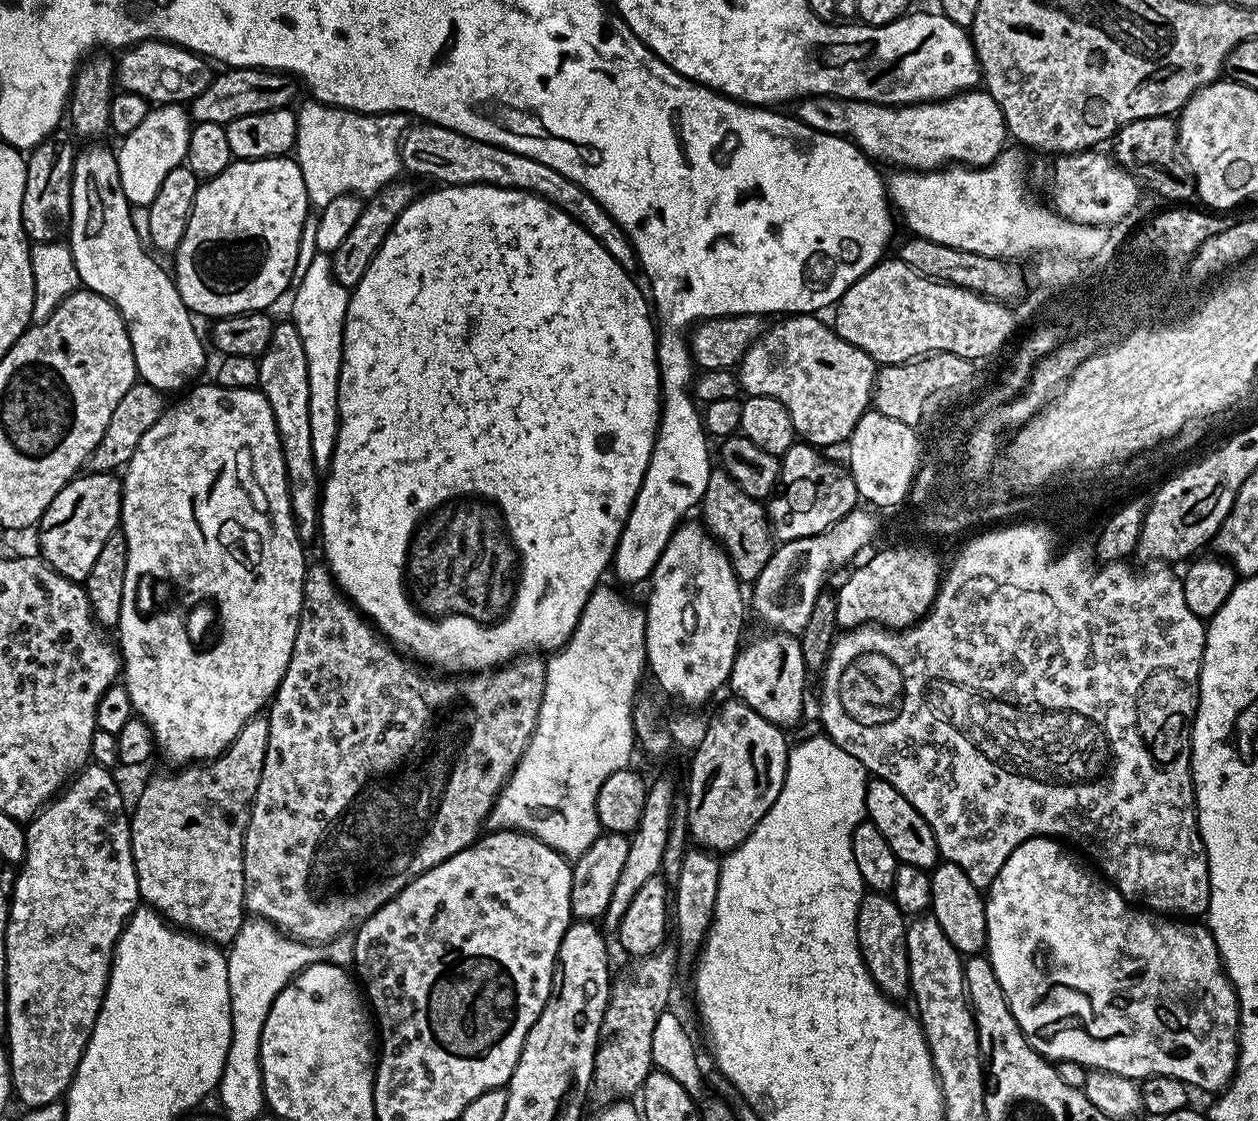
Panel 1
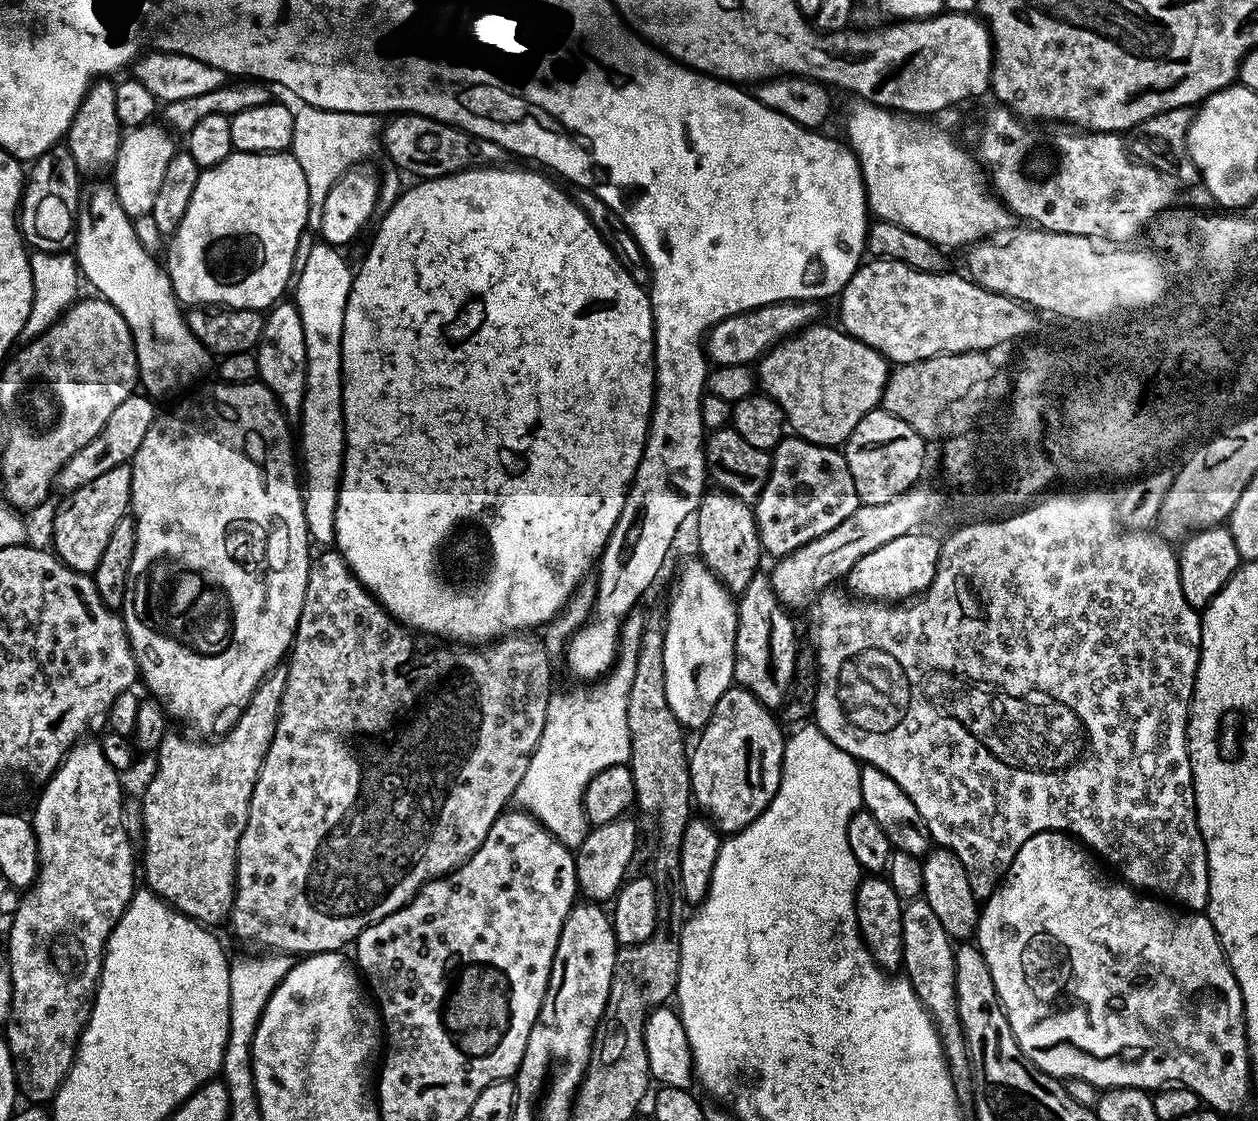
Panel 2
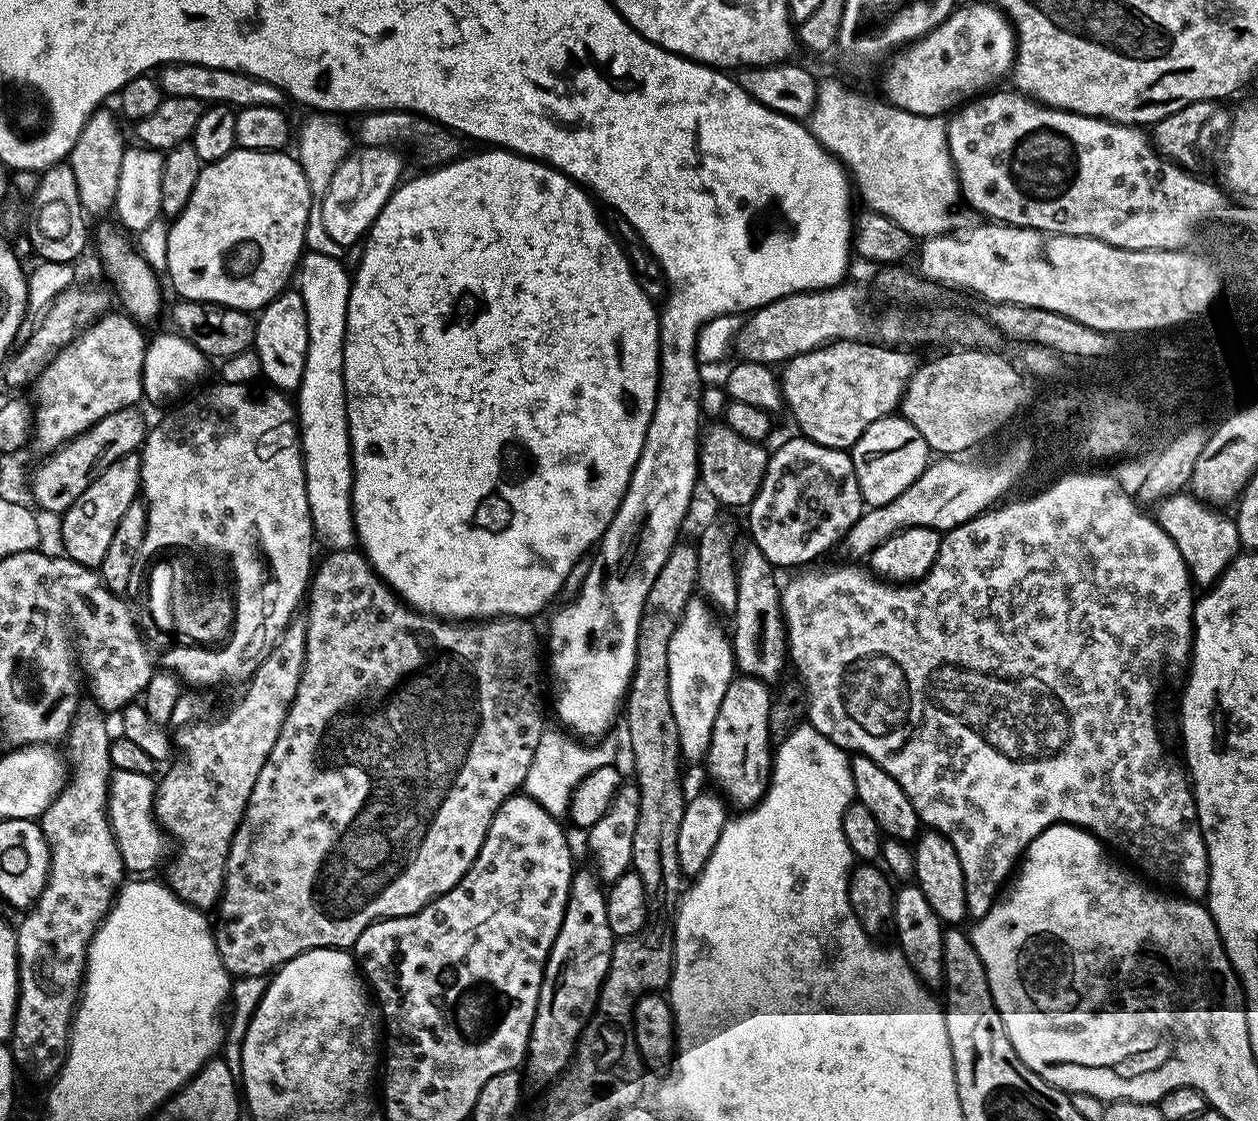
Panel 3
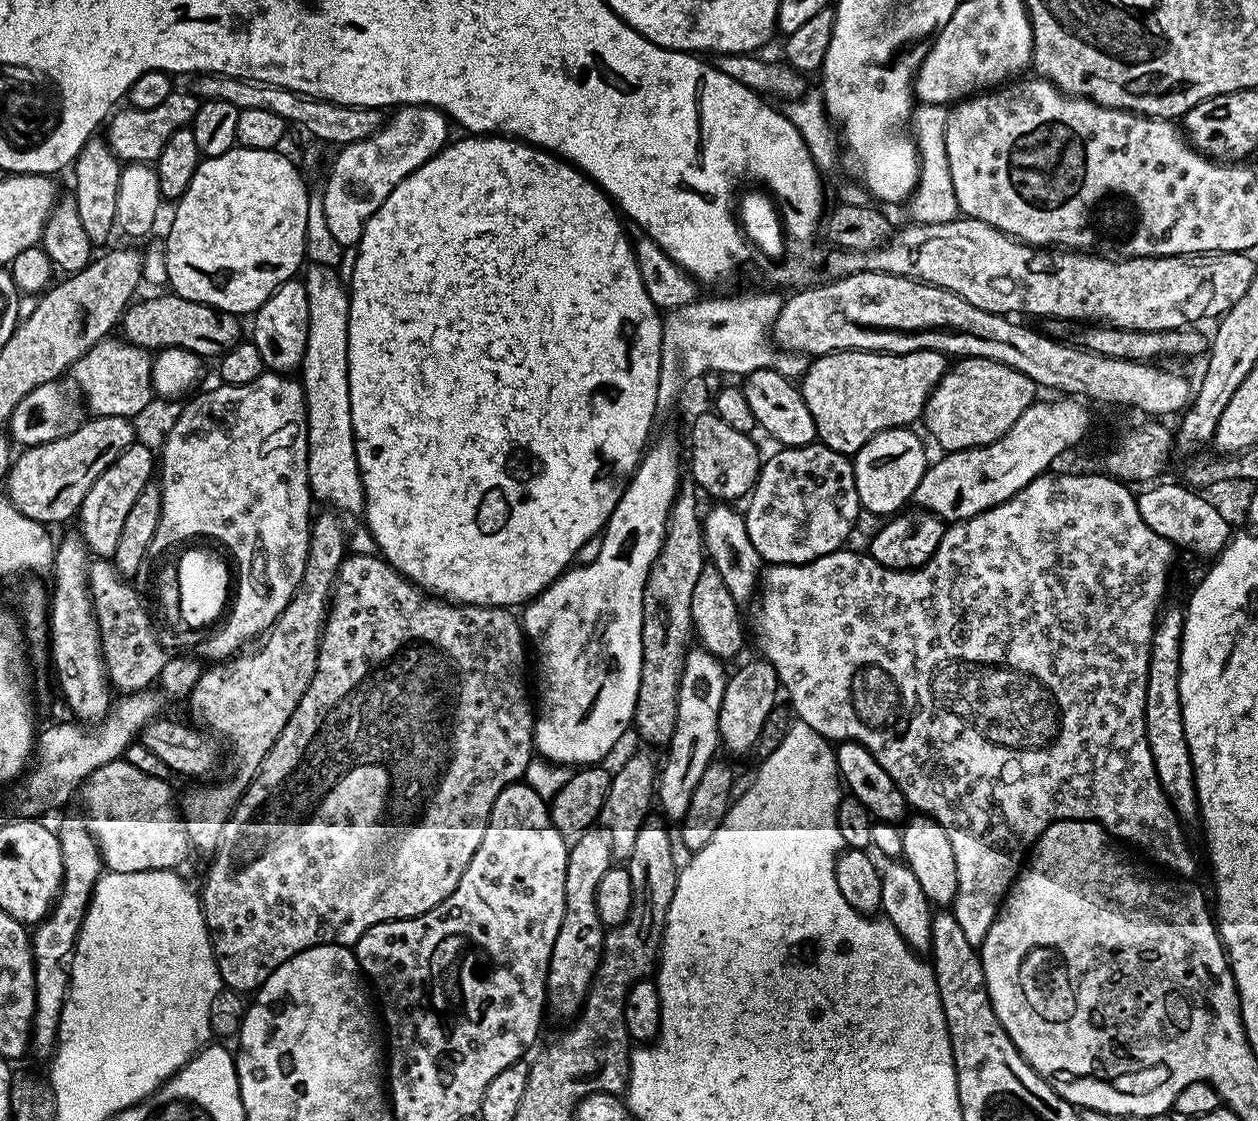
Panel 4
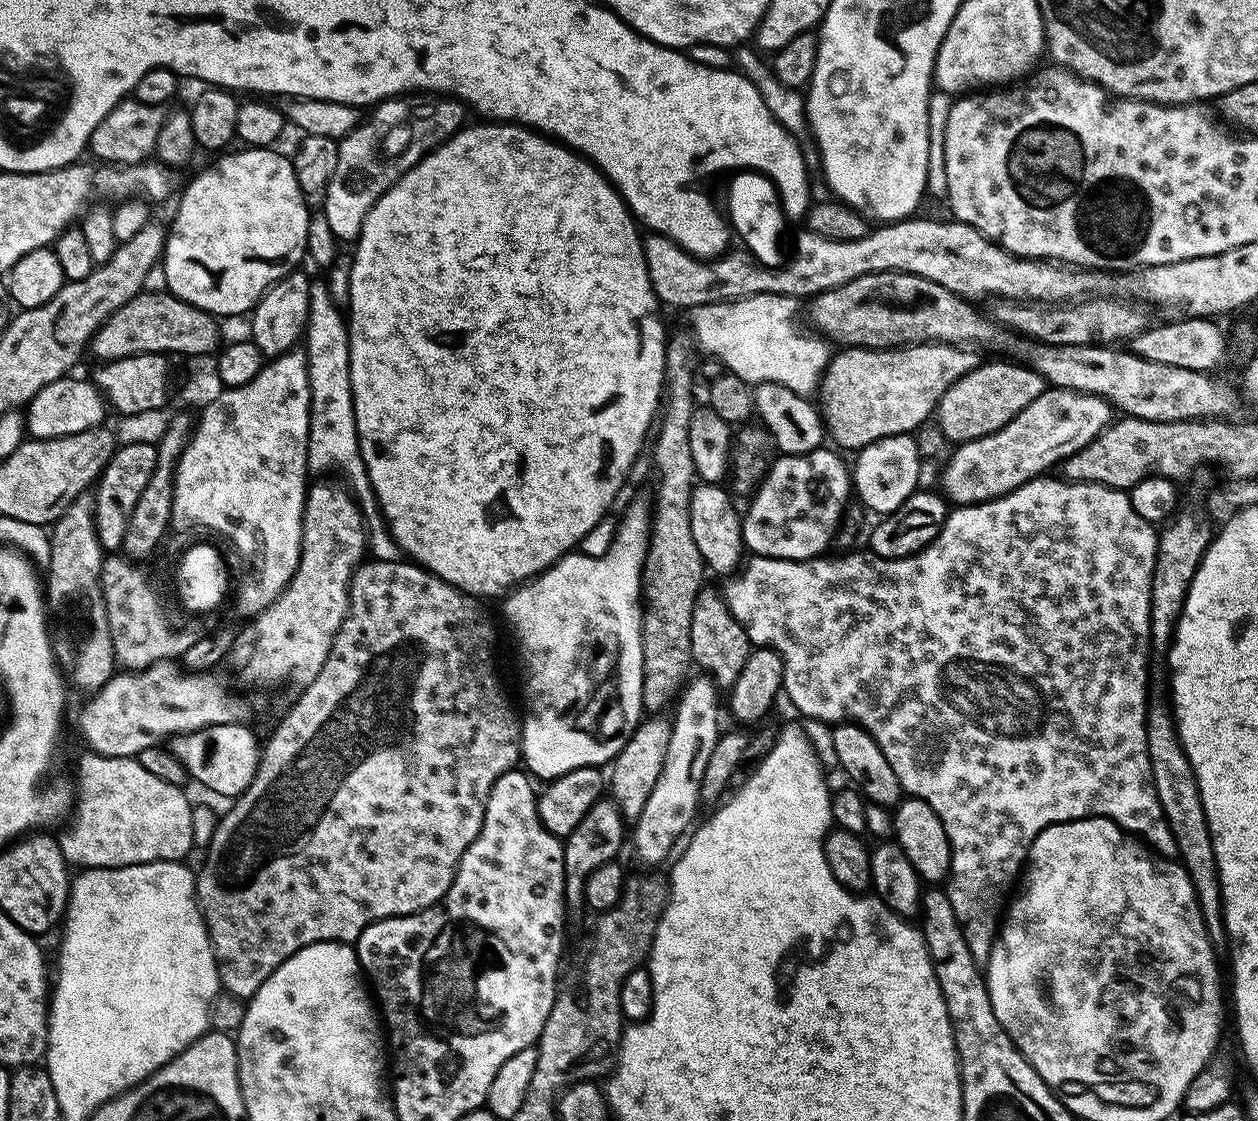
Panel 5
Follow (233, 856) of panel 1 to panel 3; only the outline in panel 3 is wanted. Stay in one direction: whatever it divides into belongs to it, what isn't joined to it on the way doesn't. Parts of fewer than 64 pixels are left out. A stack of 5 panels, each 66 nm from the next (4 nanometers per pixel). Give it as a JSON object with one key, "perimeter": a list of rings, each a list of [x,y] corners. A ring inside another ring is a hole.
{"perimeter":[[[293,618],[284,627],[284,632],[276,639],[268,655],[248,677],[243,685],[244,693],[237,698],[236,705],[221,720],[204,720],[208,716],[208,704],[196,690],[185,691],[178,698],[178,706],[174,706],[172,724],[177,728],[176,733],[171,733],[170,739],[175,751],[181,752],[181,756],[177,755],[167,765],[168,773],[161,780],[159,778],[155,785],[155,819],[170,837],[171,843],[176,843],[176,857],[167,861],[168,888],[191,908],[212,910],[220,902],[220,895],[224,892],[224,871],[230,842],[242,822],[250,794],[254,790],[254,782],[258,782],[258,774],[262,774],[262,766],[266,766],[266,758],[270,750],[274,750],[274,742],[278,742],[282,722],[286,722],[286,714],[298,690],[305,658],[304,622],[303,619]]]}

